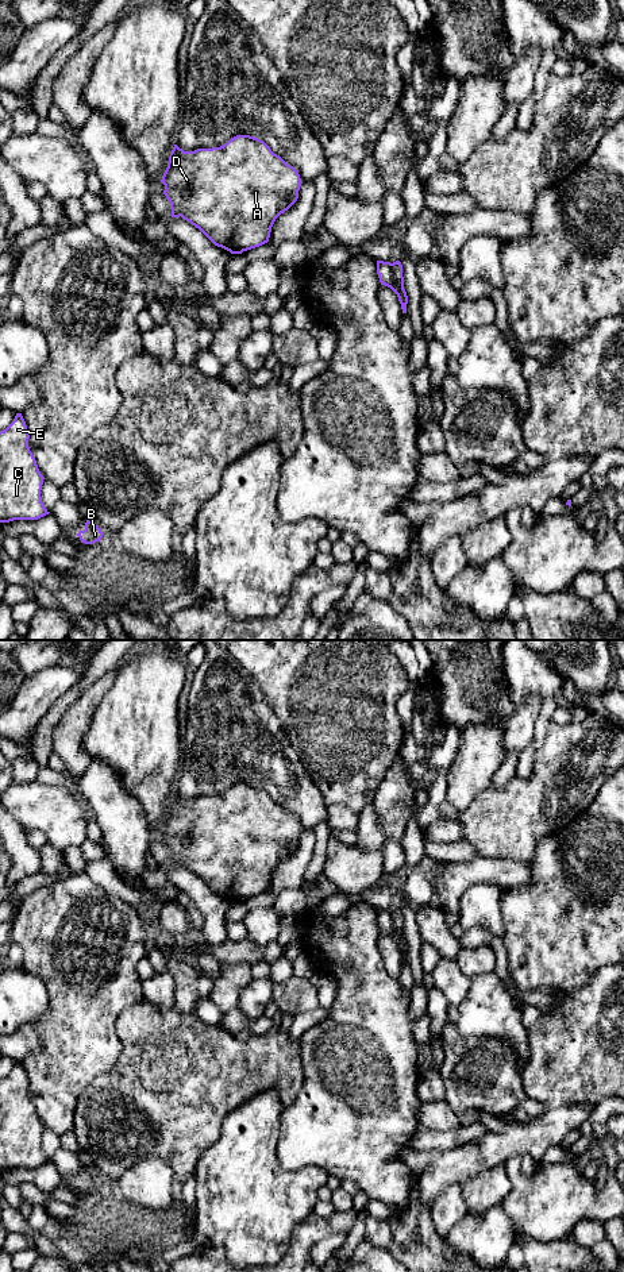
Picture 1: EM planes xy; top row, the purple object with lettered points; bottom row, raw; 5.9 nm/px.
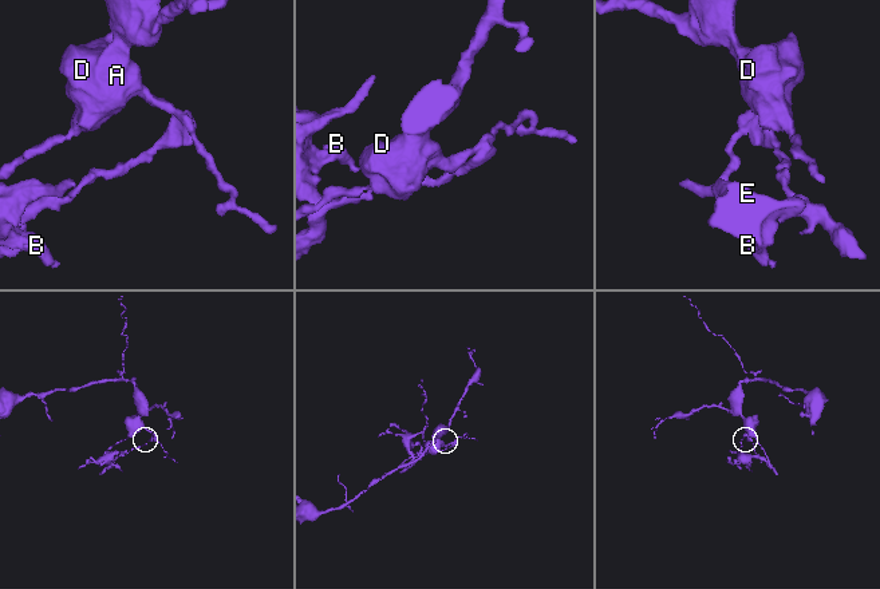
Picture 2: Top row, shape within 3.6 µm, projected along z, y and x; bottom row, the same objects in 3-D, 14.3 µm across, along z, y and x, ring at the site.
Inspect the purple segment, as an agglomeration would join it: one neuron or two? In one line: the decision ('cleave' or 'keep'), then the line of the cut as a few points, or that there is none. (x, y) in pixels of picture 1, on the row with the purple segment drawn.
cleave | xy (391, 263), (393, 282), (404, 292)

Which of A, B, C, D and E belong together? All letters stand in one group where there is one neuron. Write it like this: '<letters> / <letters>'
A D / B C E

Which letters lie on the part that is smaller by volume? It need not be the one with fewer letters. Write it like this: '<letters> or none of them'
B, C, E

